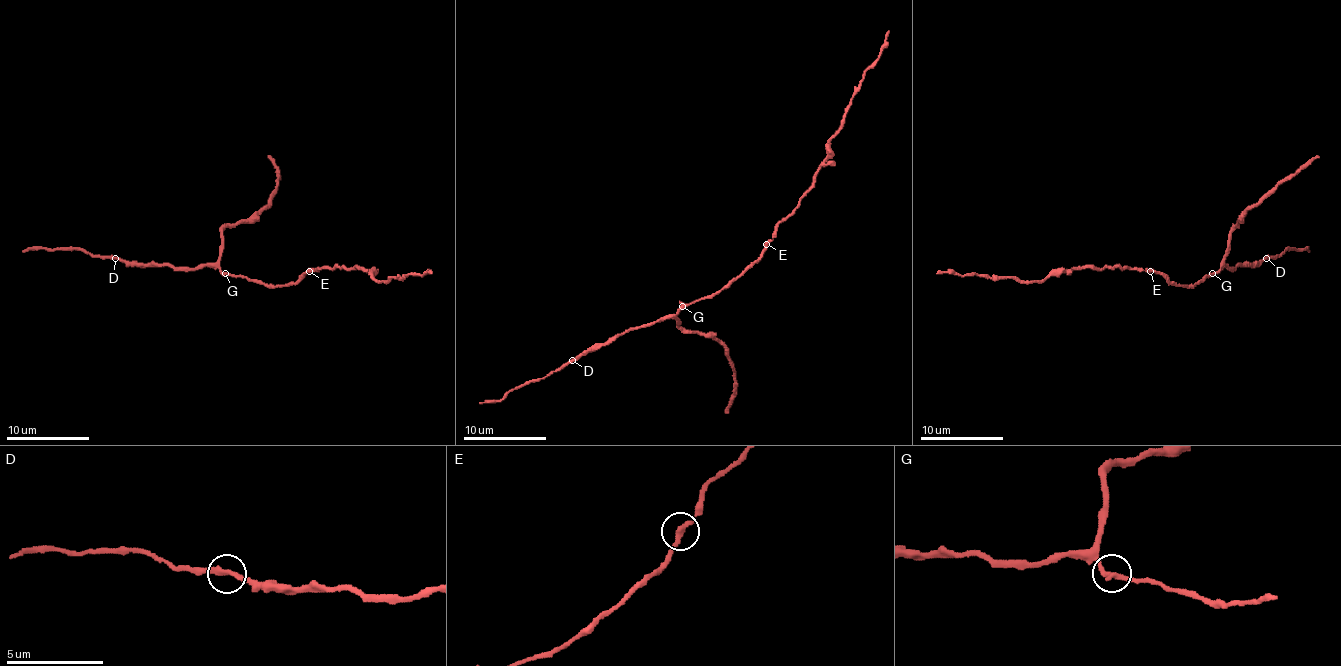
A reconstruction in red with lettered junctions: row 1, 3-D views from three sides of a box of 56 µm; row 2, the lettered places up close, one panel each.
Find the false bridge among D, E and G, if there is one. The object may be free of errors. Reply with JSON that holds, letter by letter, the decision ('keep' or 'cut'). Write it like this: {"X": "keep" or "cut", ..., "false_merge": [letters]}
{"D": "keep", "E": "keep", "G": "keep", "false_merge": []}

